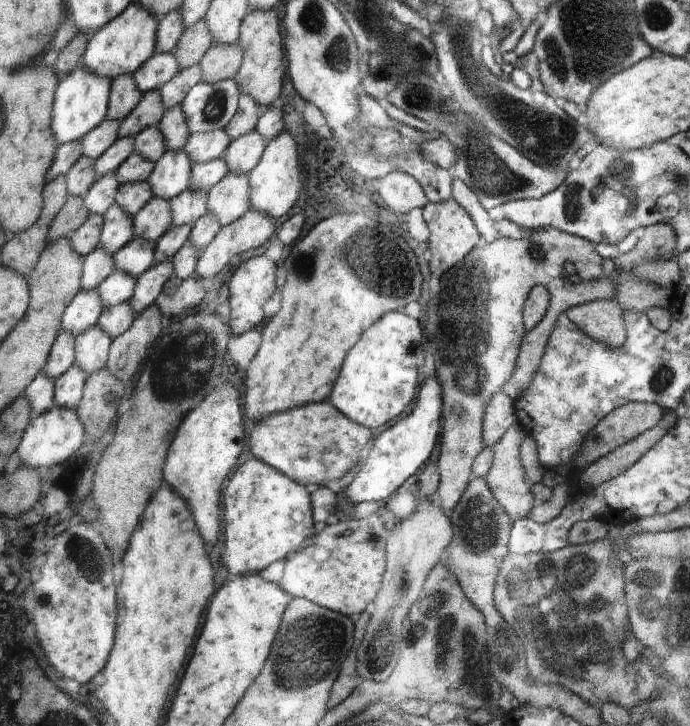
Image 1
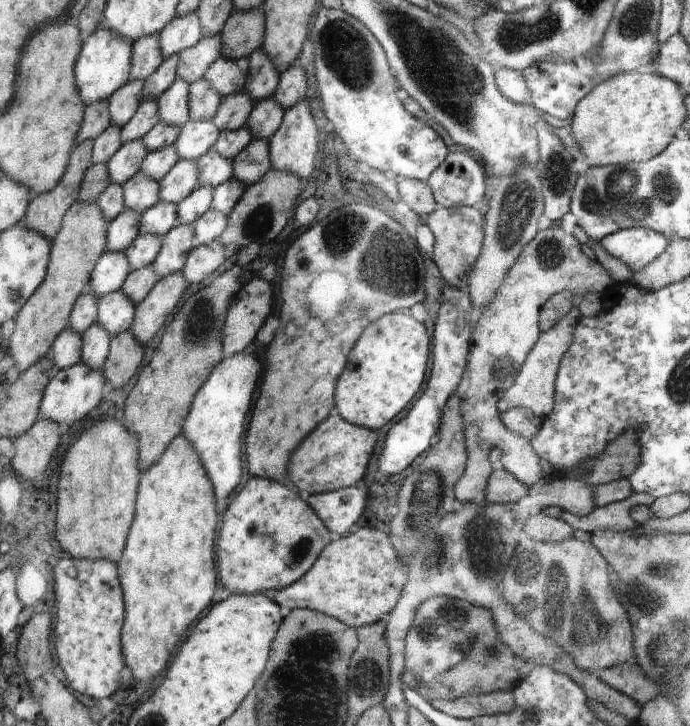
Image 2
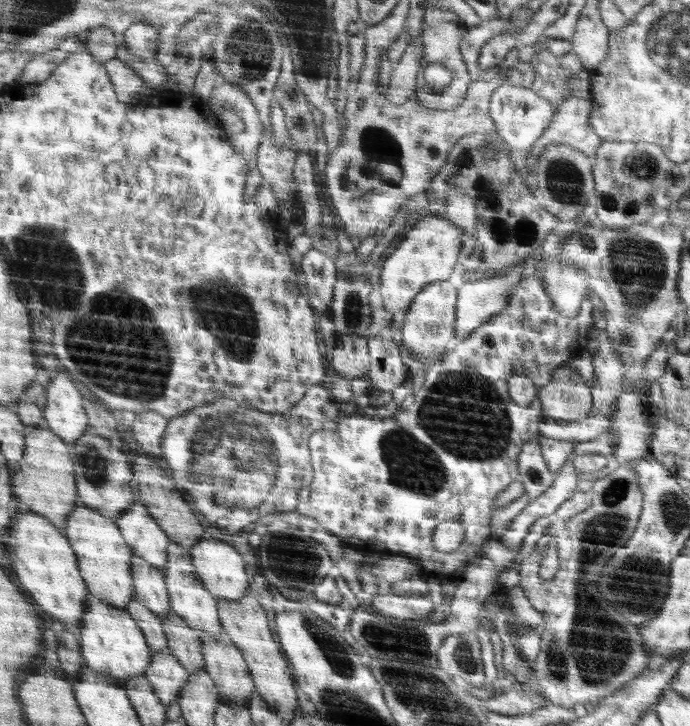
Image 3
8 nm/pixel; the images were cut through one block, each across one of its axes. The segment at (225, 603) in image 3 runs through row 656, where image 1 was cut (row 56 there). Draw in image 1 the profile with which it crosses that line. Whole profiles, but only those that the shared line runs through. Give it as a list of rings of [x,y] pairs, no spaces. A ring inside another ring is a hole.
[[[278,6],[268,10],[250,8],[240,27],[238,43],[243,48],[243,62],[234,79],[238,81],[241,93],[252,96],[262,109],[280,96],[282,80],[286,74],[278,11]]]

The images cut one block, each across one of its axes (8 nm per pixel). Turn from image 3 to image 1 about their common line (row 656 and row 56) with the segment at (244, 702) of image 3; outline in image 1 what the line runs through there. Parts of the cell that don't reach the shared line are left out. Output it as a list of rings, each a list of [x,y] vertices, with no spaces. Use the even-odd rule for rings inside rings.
[[[214,43],[202,57],[199,67],[201,80],[215,83],[226,79],[234,79],[243,62],[243,48],[239,43]]]

